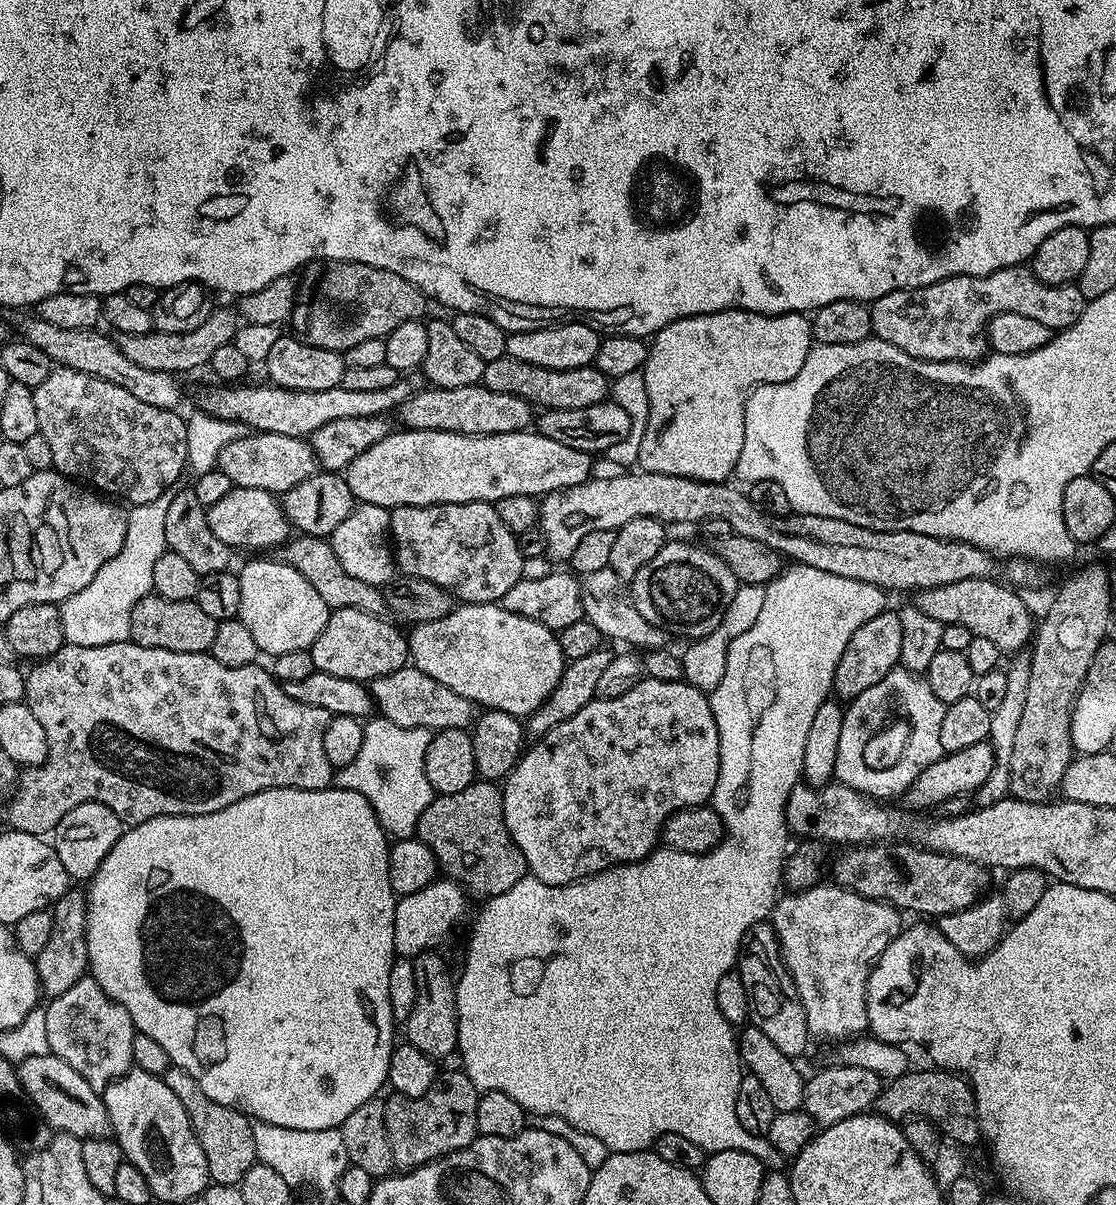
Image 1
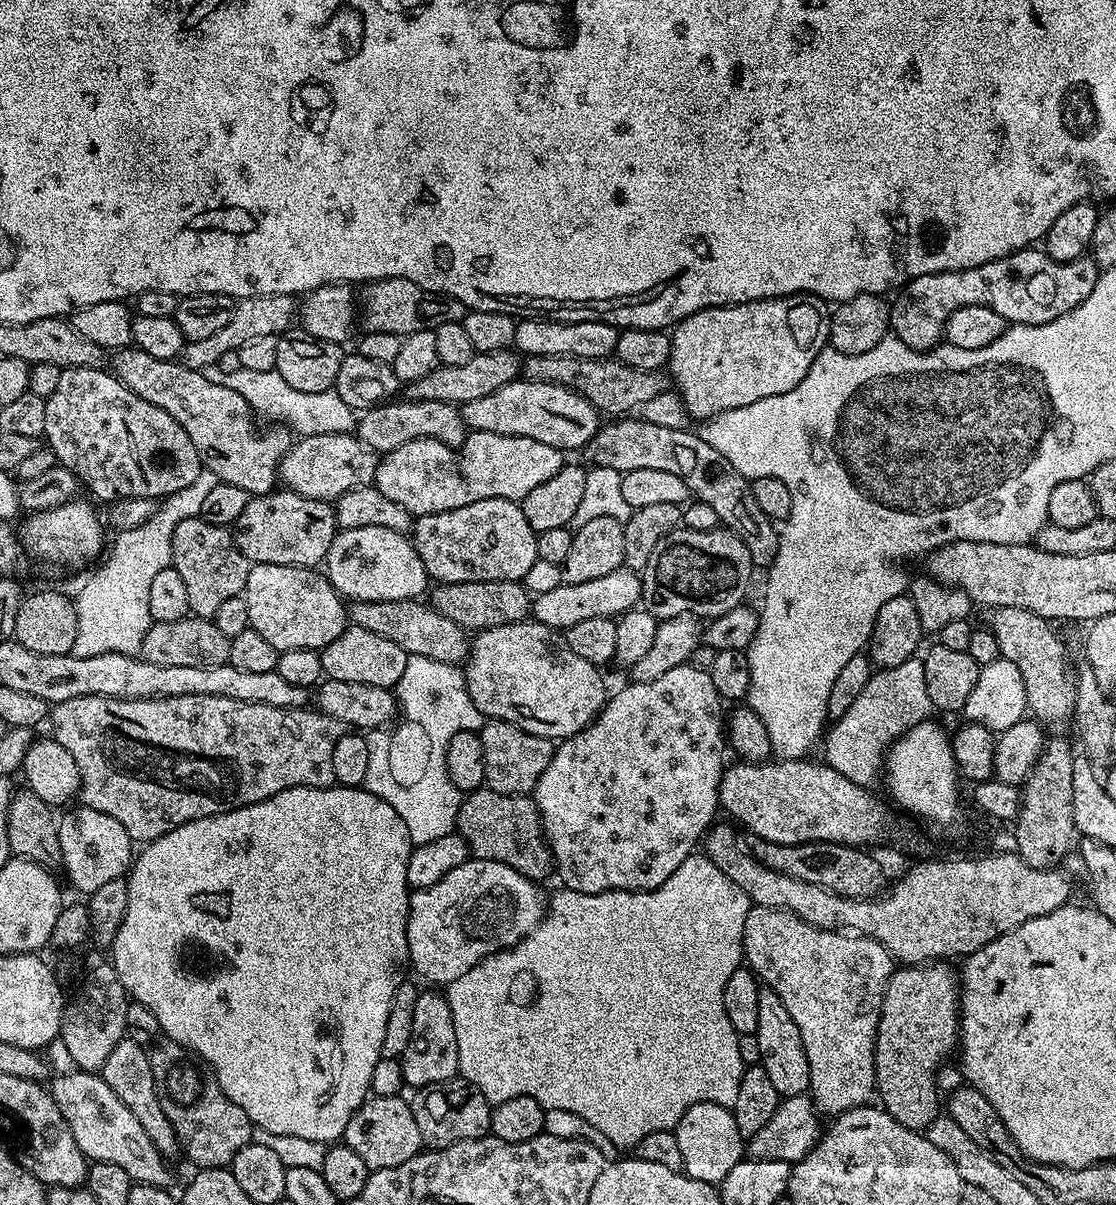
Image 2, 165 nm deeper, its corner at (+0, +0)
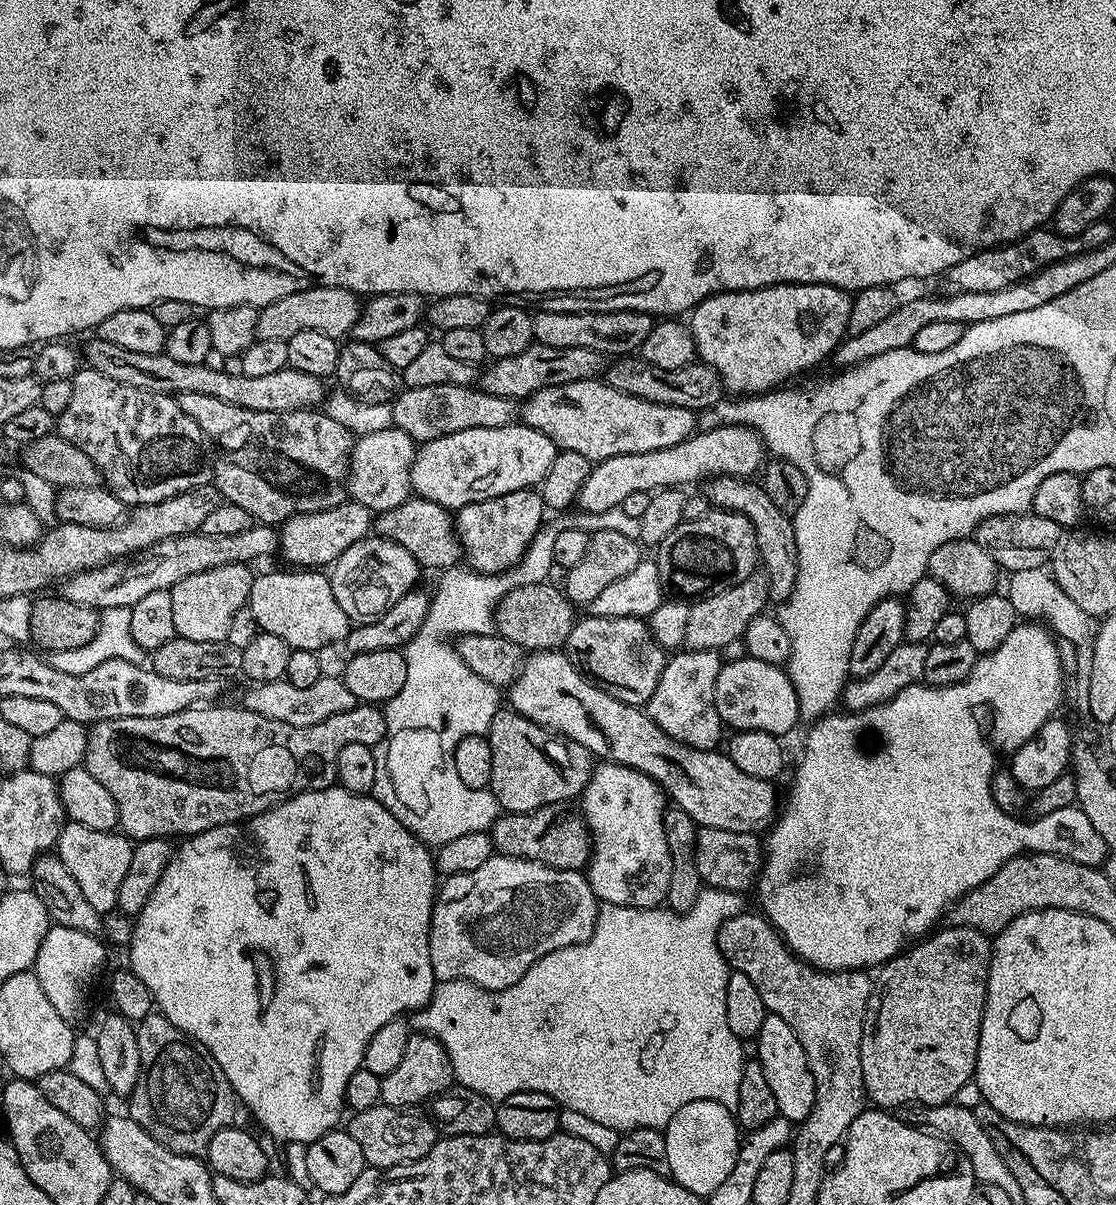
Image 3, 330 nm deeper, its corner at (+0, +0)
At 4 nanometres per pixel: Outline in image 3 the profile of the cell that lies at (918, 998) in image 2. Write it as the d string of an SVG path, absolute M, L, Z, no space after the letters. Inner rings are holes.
M955 926L941 927L931 934L923 937L919 942L900 953L900 955L888 961L875 973L872 982L870 1002L866 1006L866 1014L862 1022L862 1042L860 1043L860 1057L862 1058L862 1078L864 1079L864 1091L867 1099L872 1100L877 1109L895 1110L905 1106L927 1106L933 1108L939 1104L947 1104L954 1101L955 1095L968 1080L976 1075L976 1059L978 1058L978 1042L980 1041L980 1027L982 1026L982 1014L986 1002L986 990L988 989L988 963L992 960L992 940L977 928L958 928Z

